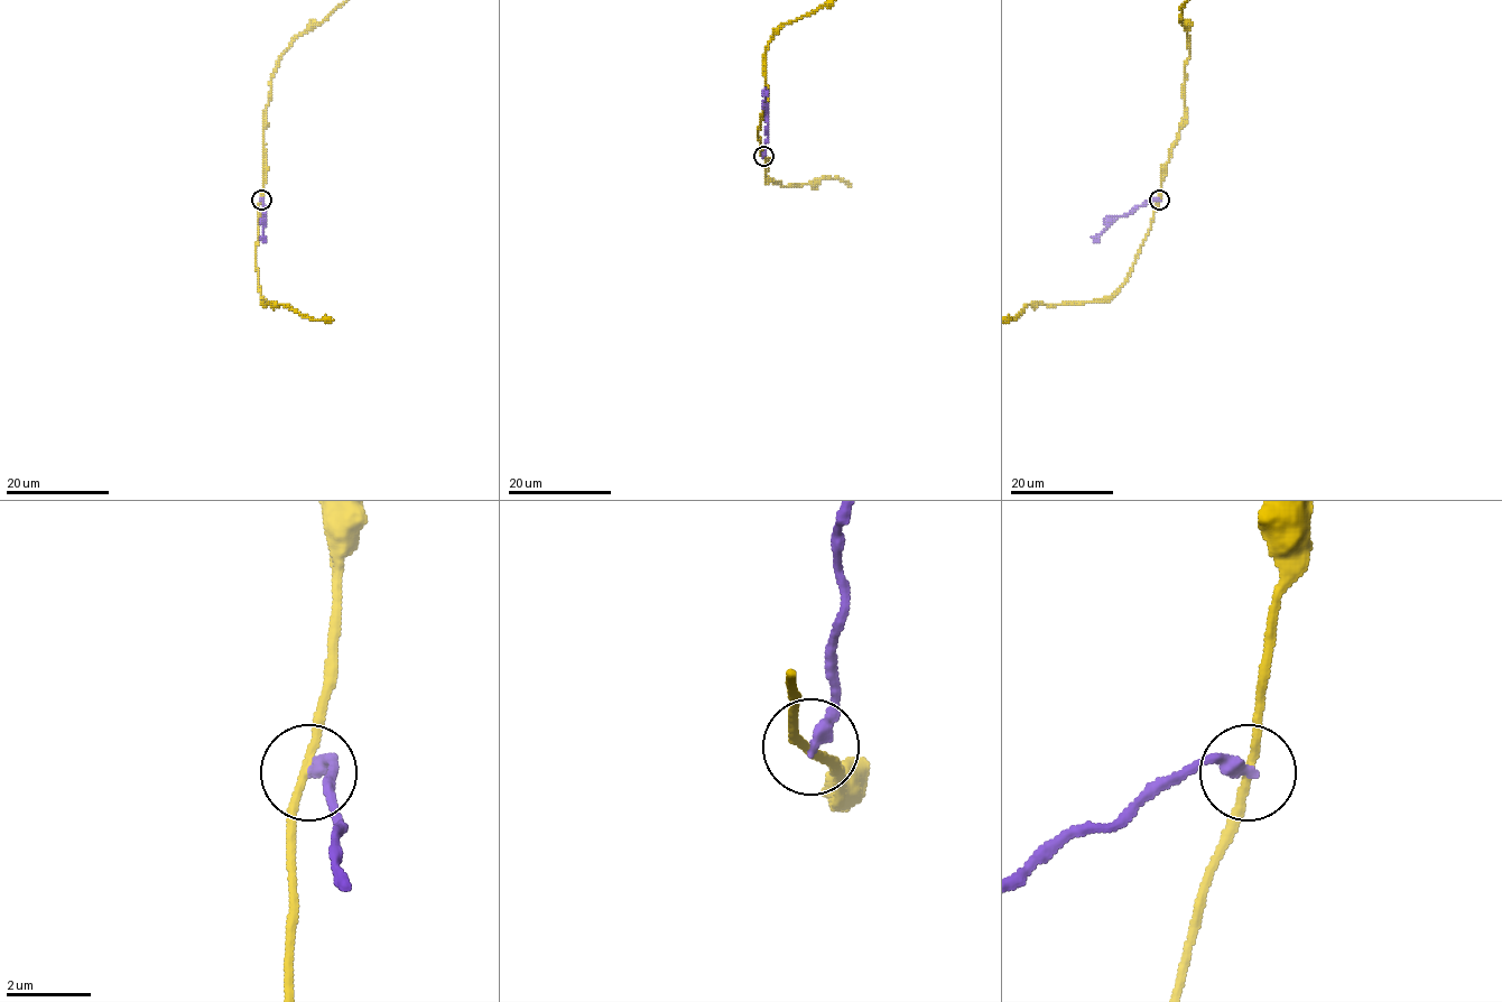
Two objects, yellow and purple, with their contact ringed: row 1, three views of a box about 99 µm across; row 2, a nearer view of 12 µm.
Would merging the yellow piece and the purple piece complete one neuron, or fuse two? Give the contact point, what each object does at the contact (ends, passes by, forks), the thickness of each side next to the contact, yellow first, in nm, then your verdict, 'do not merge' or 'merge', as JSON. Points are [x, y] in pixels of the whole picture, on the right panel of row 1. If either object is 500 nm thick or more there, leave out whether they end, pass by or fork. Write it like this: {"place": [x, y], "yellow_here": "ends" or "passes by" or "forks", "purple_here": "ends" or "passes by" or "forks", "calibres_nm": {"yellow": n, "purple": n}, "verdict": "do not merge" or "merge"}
{"place": [1159, 200], "yellow_here": "passes by", "purple_here": "ends", "calibres_nm": {"yellow": 180, "purple": 320}, "verdict": "do not merge"}

